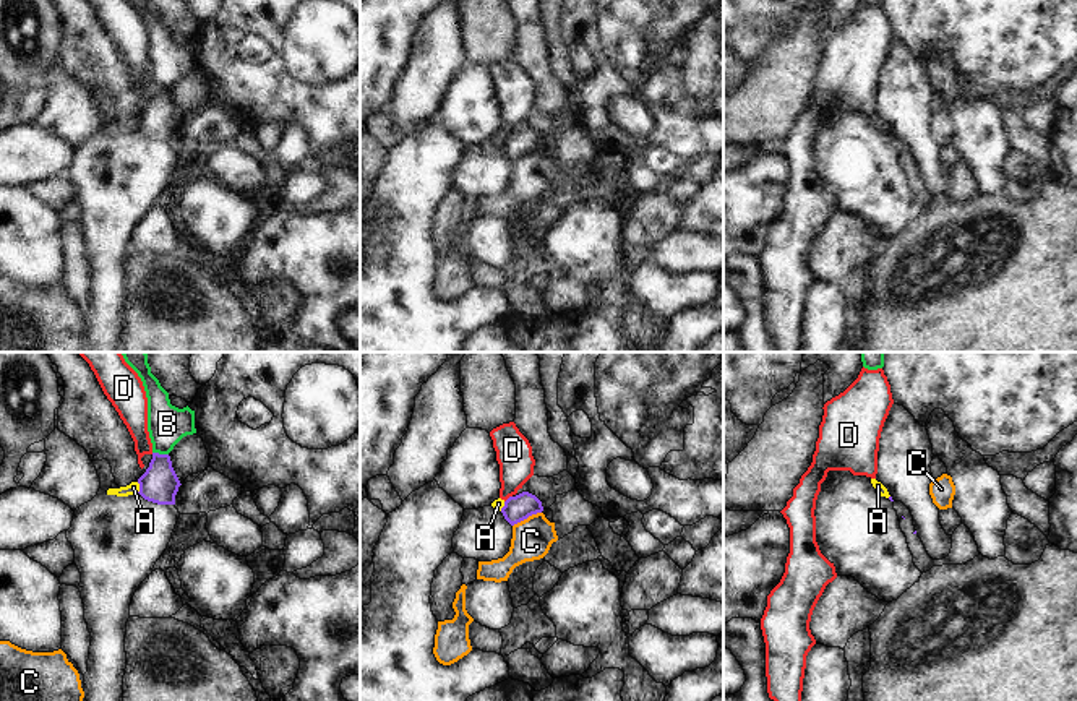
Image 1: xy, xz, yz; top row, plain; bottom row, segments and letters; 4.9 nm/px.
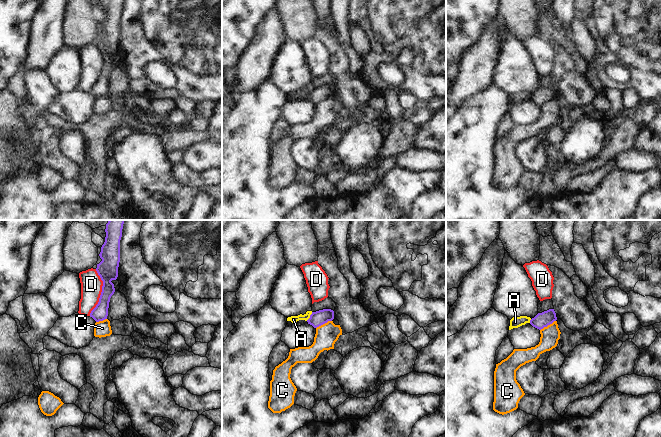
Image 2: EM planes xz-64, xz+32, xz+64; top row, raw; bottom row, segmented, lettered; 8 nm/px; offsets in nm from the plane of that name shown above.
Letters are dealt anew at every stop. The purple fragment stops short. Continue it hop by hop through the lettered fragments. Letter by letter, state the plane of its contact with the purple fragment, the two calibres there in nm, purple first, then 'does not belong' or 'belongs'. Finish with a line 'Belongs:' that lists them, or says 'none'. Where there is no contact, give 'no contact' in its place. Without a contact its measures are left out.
A: meets purple in xy; 190 nm thick on the purple side, 60 nm on the other; does not belong
B: meets purple in xy; 190 nm thick on the purple side, 190 nm on the other; does not belong
C: meets purple in xz; 130 nm thick on the purple side, 200 nm on the other; does not belong
D: meets purple in xz; 130 nm thick on the purple side, 180 nm on the other; does not belong
Belongs: none

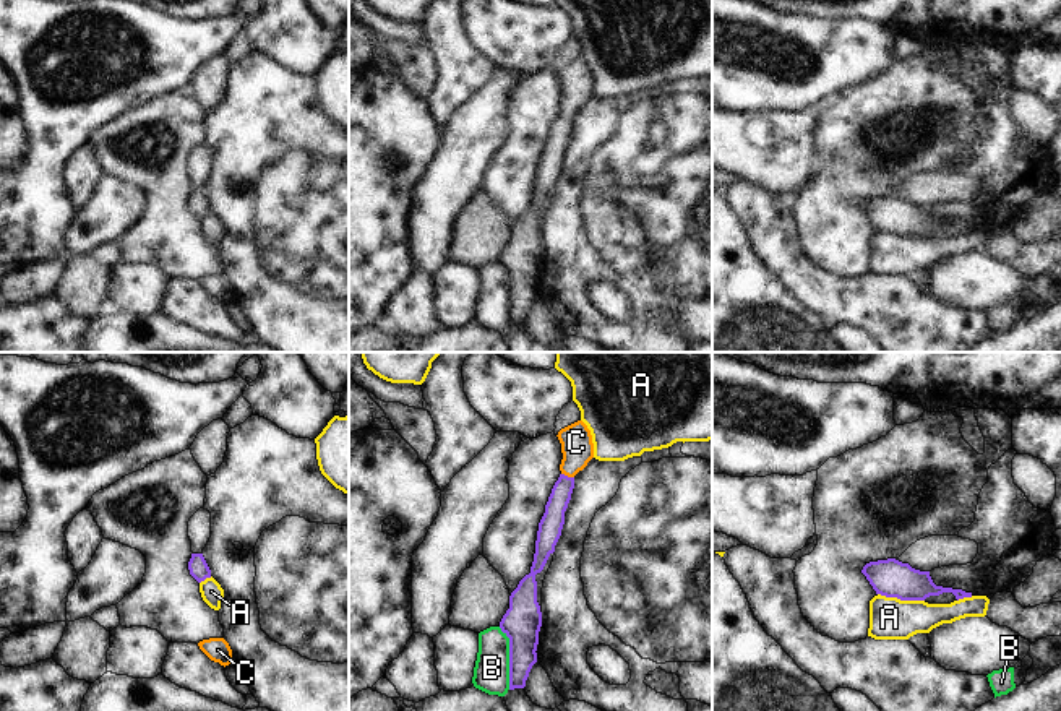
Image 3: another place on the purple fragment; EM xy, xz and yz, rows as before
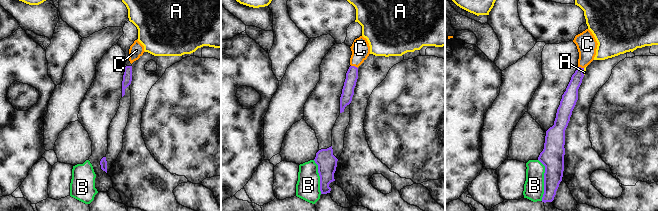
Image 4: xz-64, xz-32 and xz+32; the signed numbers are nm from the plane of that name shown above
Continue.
A: meets purple in yz; 190 nm thick on the purple side, 200 nm on the other; does not belong
B: meets purple in xz; 190 nm thick on the purple side, 180 nm on the other; does not belong
C: meets purple in xz; 120 nm thick on the purple side, 160 nm on the other; belongs
Belongs: C

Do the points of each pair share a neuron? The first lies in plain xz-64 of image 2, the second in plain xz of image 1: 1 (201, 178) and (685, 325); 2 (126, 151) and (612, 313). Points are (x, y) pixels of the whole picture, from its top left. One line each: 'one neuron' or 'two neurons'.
1: two neurons
2: two neurons

